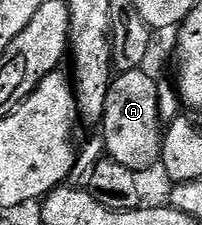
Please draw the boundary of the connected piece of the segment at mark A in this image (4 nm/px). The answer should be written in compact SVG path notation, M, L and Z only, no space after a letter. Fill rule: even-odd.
M141 68L117 72L109 81L107 106L99 125L101 140L105 143L104 155L138 174L144 174L148 168L156 169L161 159L163 125L159 118L157 86L158 81L152 80Z

